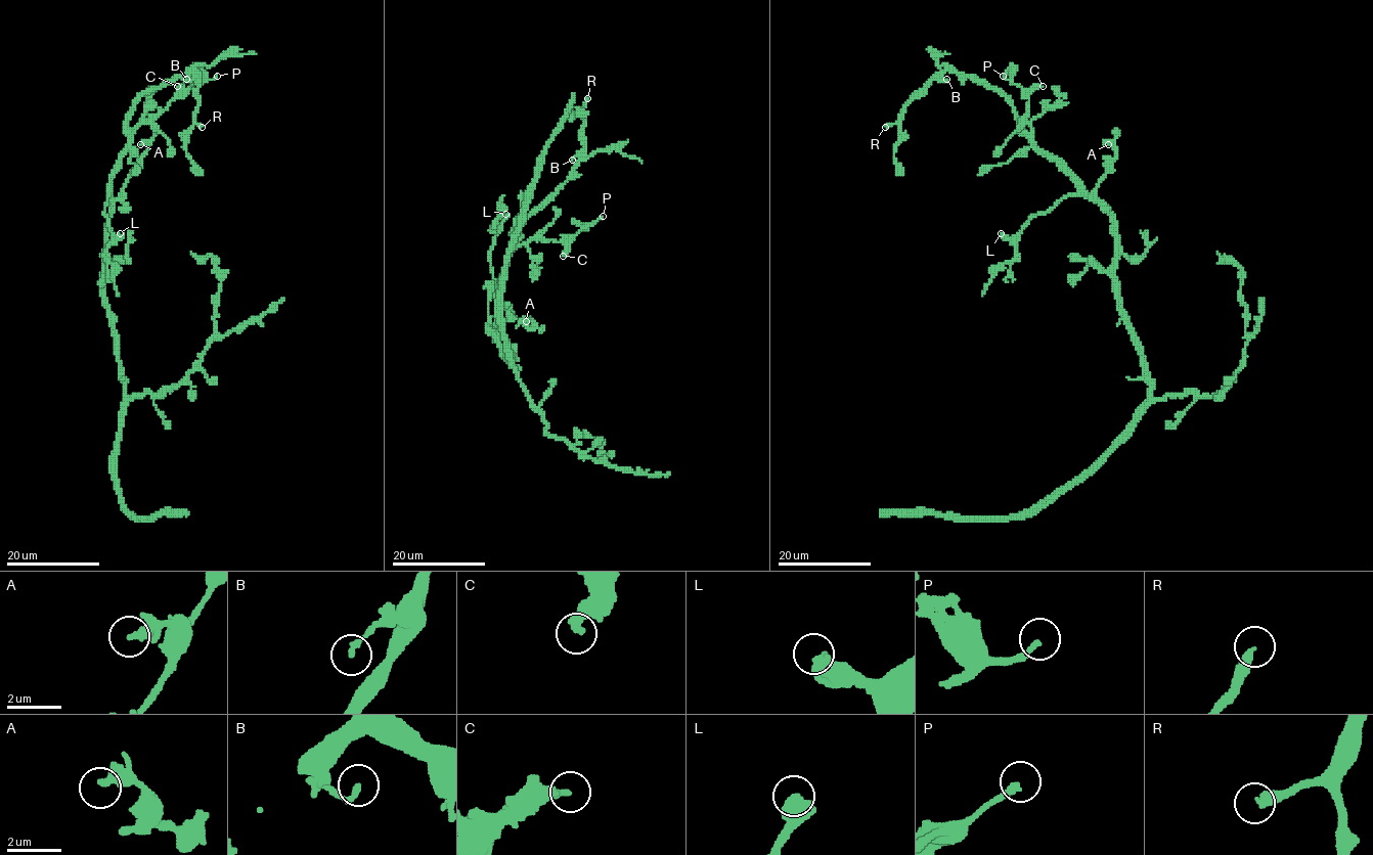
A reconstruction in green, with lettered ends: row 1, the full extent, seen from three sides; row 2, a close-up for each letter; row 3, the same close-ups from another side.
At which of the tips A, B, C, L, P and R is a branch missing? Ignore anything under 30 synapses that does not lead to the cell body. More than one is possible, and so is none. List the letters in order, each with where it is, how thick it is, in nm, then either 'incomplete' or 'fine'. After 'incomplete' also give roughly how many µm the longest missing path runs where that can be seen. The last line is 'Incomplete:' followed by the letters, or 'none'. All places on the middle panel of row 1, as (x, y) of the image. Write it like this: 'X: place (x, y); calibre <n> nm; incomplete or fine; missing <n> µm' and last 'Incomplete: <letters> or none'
A: place (526, 321); calibre 360 nm; fine
B: place (572, 160); calibre 200 nm; fine
C: place (563, 256); calibre 340 nm; fine
L: place (505, 214); calibre 600 nm; fine
P: place (603, 216); calibre 200 nm; fine
R: place (587, 98); calibre 360 nm; incomplete; missing 20 µm
Incomplete: R

